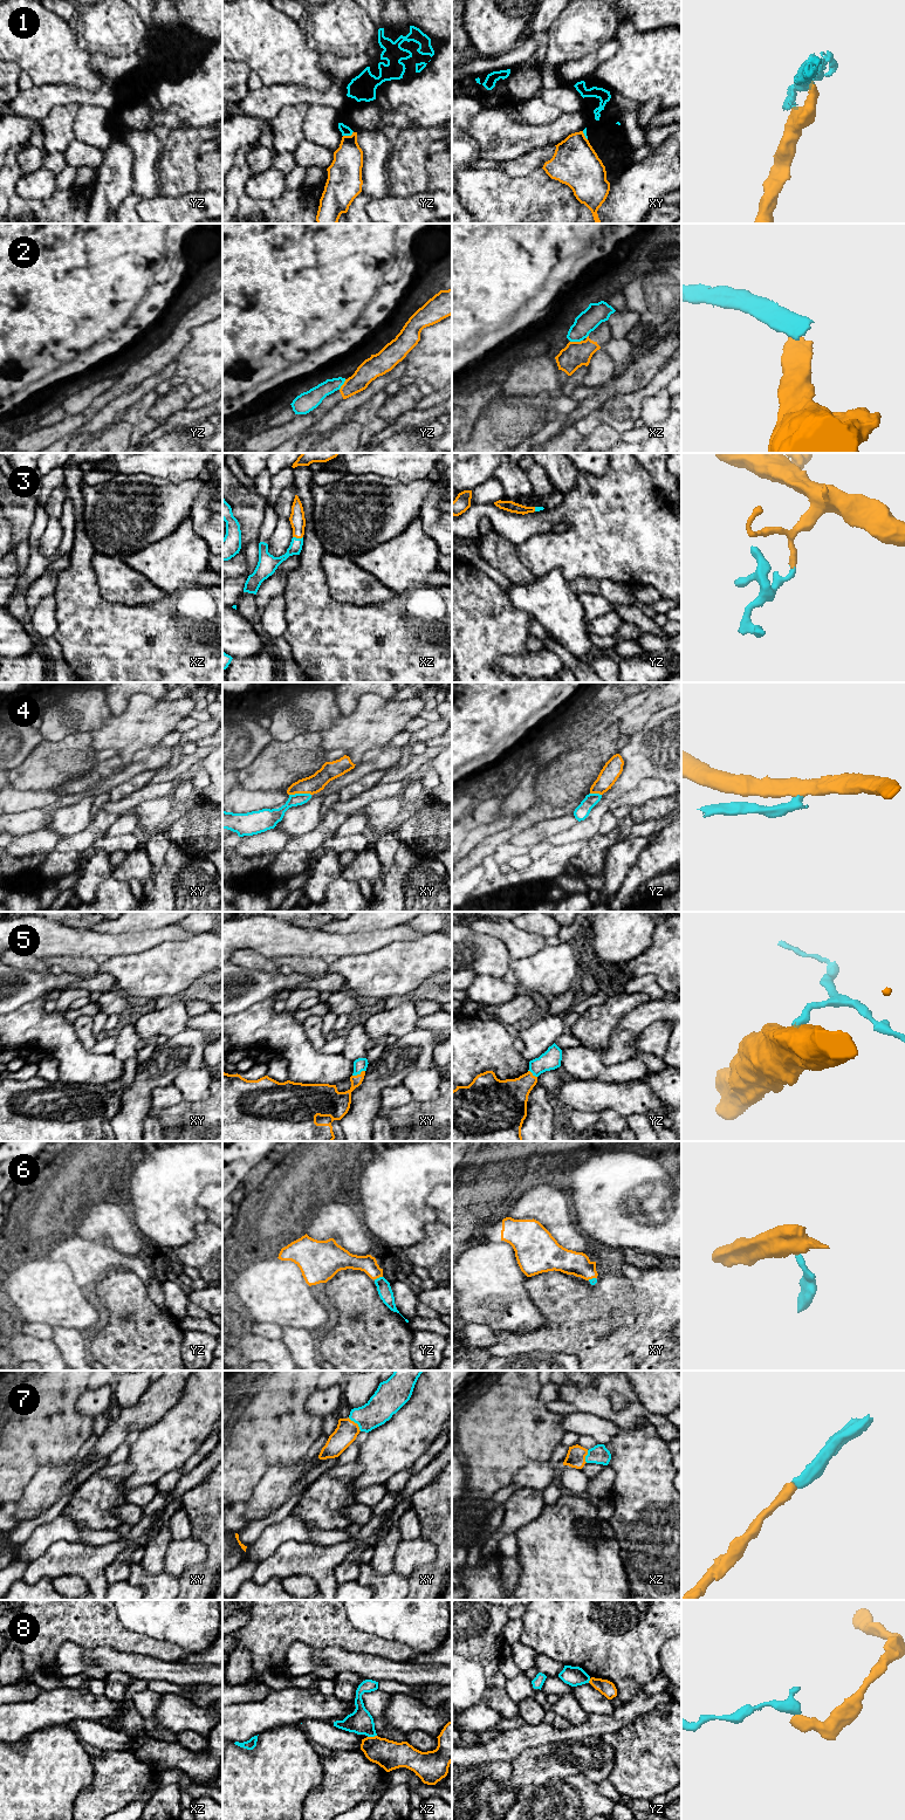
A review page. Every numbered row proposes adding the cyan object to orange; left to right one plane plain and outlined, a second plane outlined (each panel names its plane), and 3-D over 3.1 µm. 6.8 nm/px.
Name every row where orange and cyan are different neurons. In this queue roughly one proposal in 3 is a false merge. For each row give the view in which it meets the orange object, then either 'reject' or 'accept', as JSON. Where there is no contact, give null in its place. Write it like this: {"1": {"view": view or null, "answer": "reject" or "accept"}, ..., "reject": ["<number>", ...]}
{"1": {"view": "yz", "answer": "reject"}, "2": {"view": "xz", "answer": "reject"}, "3": {"view": "xz", "answer": "accept"}, "4": {"view": "xy", "answer": "reject"}, "5": {"view": "xy", "answer": "accept"}, "6": {"view": "yz", "answer": "accept"}, "7": {"view": "xy", "answer": "accept"}, "8": {"view": "xz", "answer": "reject"}, "reject": ["1", "2", "4", "8"]}

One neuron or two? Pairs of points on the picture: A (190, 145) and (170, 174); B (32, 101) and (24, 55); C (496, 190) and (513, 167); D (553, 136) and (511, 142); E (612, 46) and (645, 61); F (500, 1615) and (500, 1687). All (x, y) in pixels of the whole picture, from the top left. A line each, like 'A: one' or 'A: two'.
A: one
B: two
C: two
D: one
E: two
F: one

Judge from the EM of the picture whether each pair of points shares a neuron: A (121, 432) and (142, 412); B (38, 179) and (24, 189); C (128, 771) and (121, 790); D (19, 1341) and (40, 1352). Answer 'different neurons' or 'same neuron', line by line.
A: different neurons
B: same neuron
C: different neurons
D: same neuron

